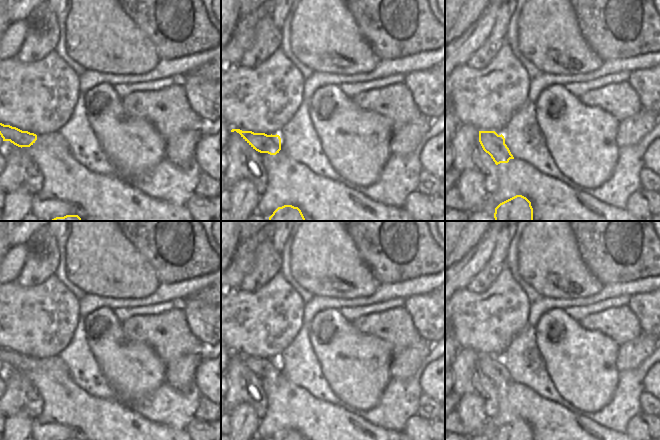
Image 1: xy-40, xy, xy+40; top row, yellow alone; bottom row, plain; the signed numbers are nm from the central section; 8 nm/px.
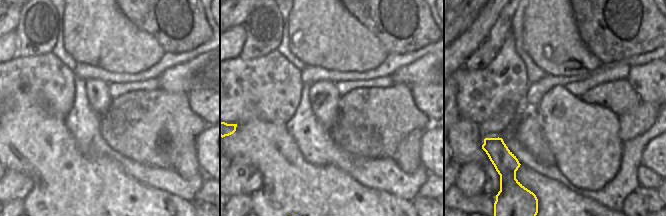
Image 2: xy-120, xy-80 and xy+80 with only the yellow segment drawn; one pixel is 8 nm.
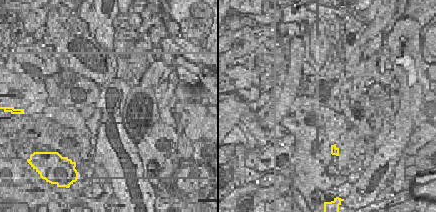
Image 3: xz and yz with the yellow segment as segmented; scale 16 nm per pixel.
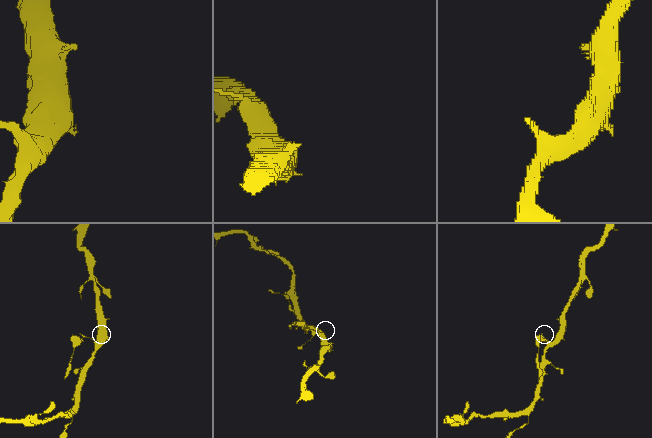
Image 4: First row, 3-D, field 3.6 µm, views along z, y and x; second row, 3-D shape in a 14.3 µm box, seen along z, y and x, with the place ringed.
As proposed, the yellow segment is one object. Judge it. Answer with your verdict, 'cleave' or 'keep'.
cleave

